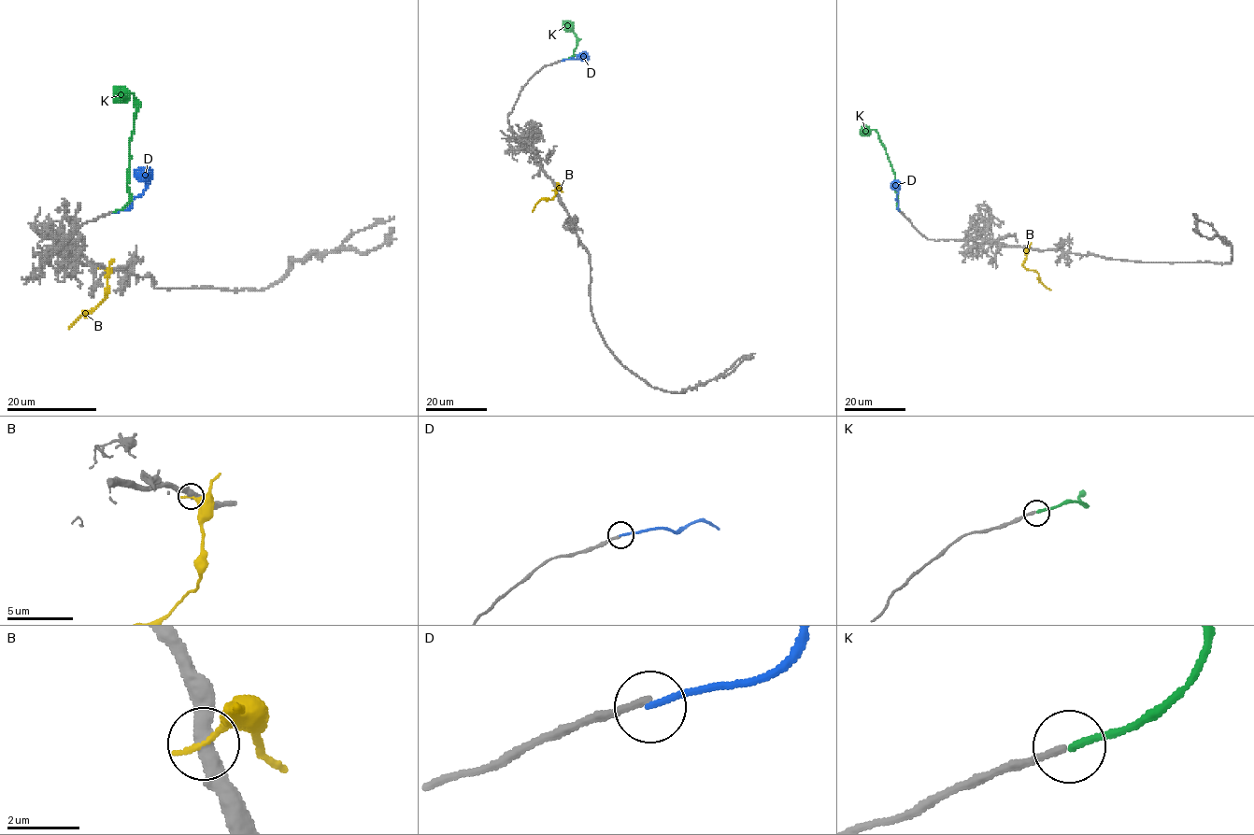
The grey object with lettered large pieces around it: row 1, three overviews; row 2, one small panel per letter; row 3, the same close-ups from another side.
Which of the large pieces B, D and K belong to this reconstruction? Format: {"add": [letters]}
{"add": ["K"]}

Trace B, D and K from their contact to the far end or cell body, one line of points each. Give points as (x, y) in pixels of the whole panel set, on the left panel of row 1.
B: (103, 267), (106, 272), (104, 300), (81, 315), (69, 328)
D: (113, 212), (125, 210), (146, 187), (147, 176), (137, 168)
K: (113, 211), (122, 209), (130, 200), (129, 146), (135, 127), (135, 98), (132, 93), (119, 99), (113, 97)

